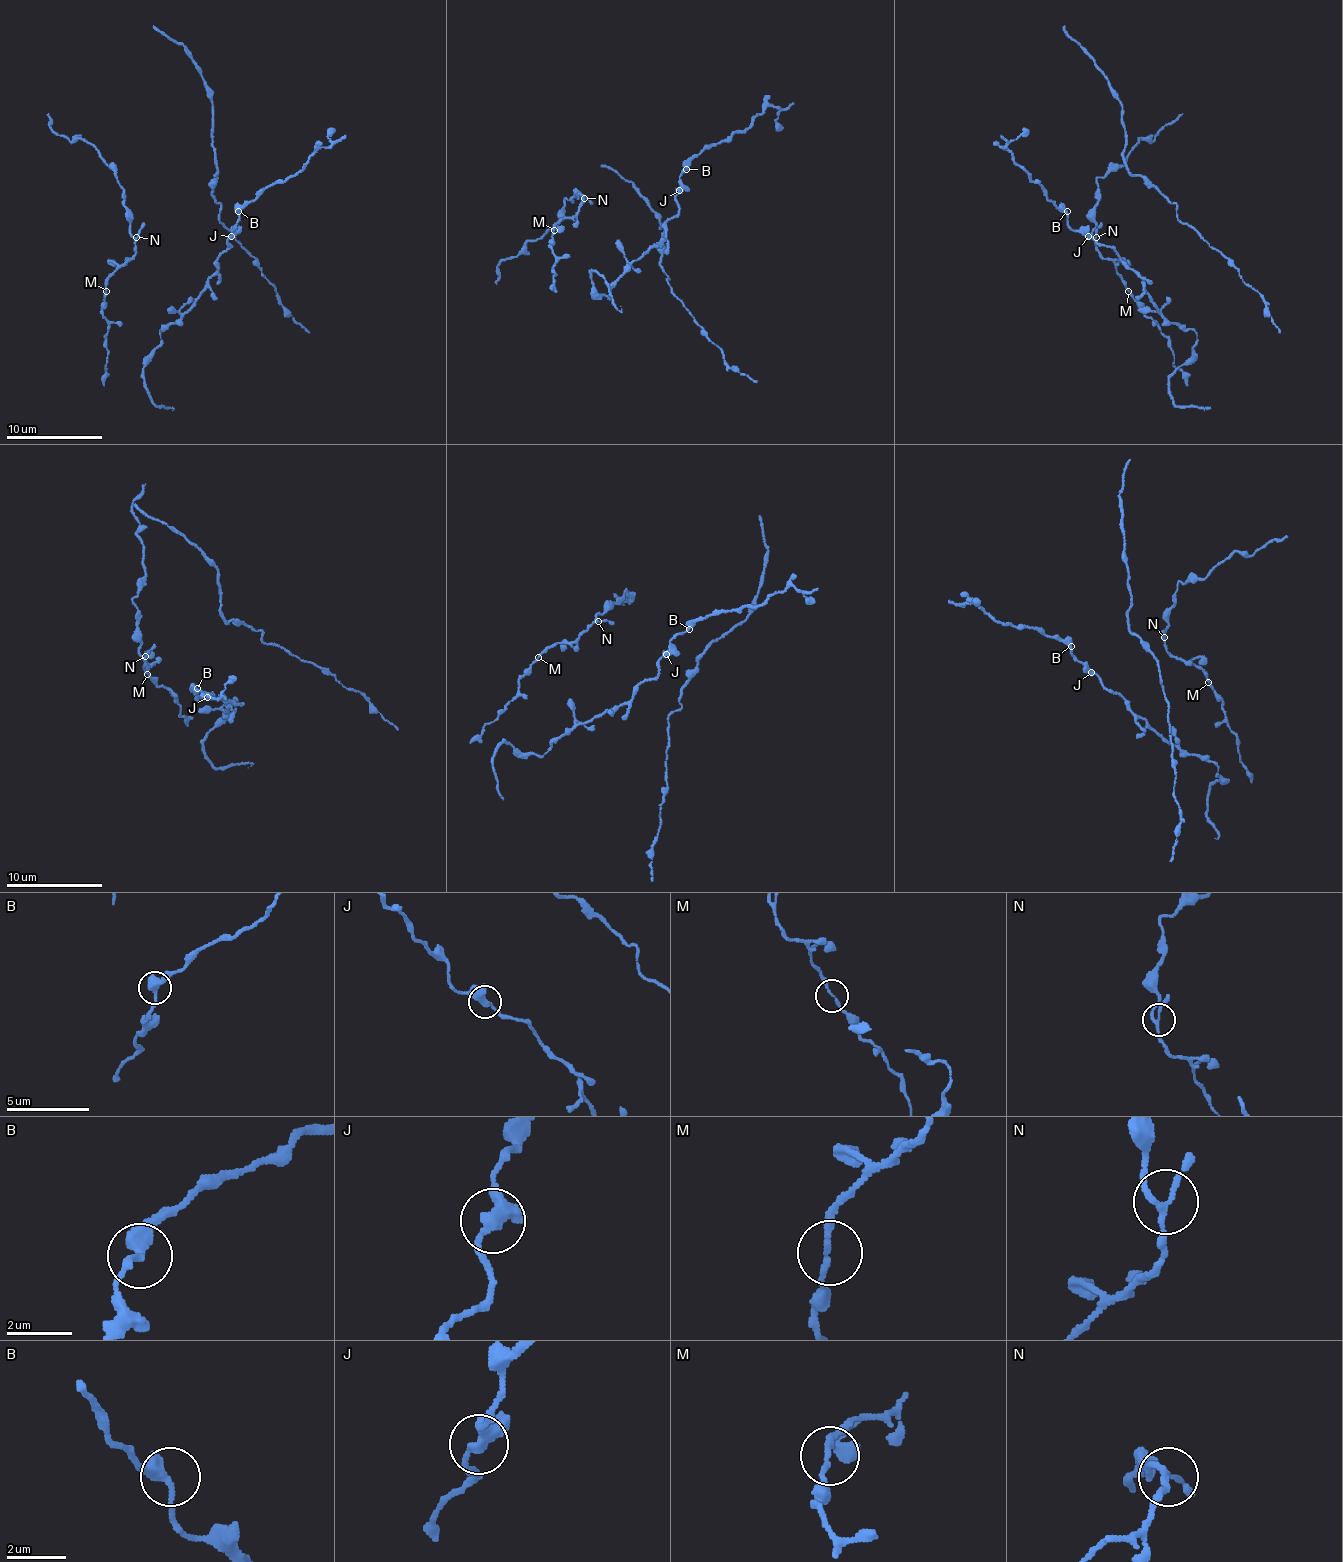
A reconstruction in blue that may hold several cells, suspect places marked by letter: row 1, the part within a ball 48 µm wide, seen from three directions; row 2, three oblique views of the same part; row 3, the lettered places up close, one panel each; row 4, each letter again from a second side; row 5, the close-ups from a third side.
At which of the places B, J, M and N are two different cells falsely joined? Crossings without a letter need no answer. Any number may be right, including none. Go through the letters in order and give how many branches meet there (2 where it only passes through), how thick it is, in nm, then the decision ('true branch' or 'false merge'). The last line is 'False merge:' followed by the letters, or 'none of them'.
B: 2 branches meet; 400 nm thick; true branch
J: 4 branches meet; 340 nm thick; true branch
M: 2 branches meet; 150 nm thick; true branch
N: 3 branches meet; 170 nm thick; true branch
False merge: none of them

